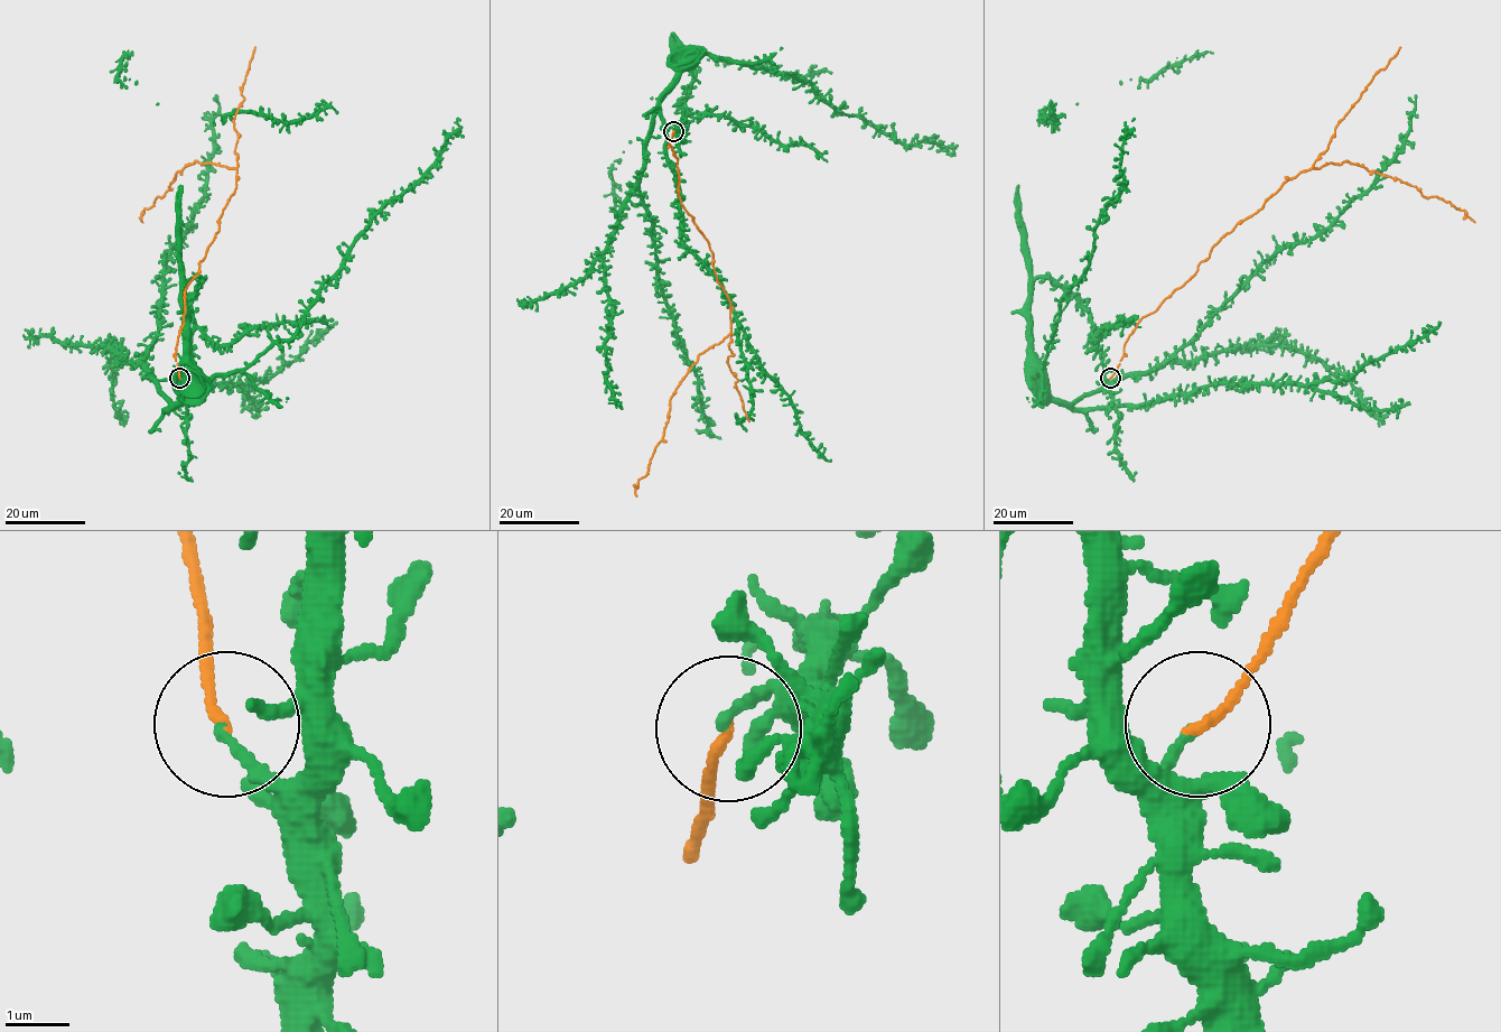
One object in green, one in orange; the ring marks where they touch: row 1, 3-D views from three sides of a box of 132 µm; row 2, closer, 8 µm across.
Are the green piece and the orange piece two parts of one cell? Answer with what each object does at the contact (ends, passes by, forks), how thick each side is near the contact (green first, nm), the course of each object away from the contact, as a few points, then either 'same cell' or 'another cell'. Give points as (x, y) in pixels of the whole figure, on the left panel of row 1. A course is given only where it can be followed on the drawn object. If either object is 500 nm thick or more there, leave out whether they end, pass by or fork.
green ends; orange ends; calibres 160 and 140 nm; course green (180, 378), (201, 279), (185, 288), (178, 402), (151, 379), (145, 355), (167, 256), (203, 198), (215, 94); course orange (180, 378), (175, 356), (184, 290), (218, 231), (235, 187), (235, 168), (189, 164), (143, 210), (142, 222); another cell

